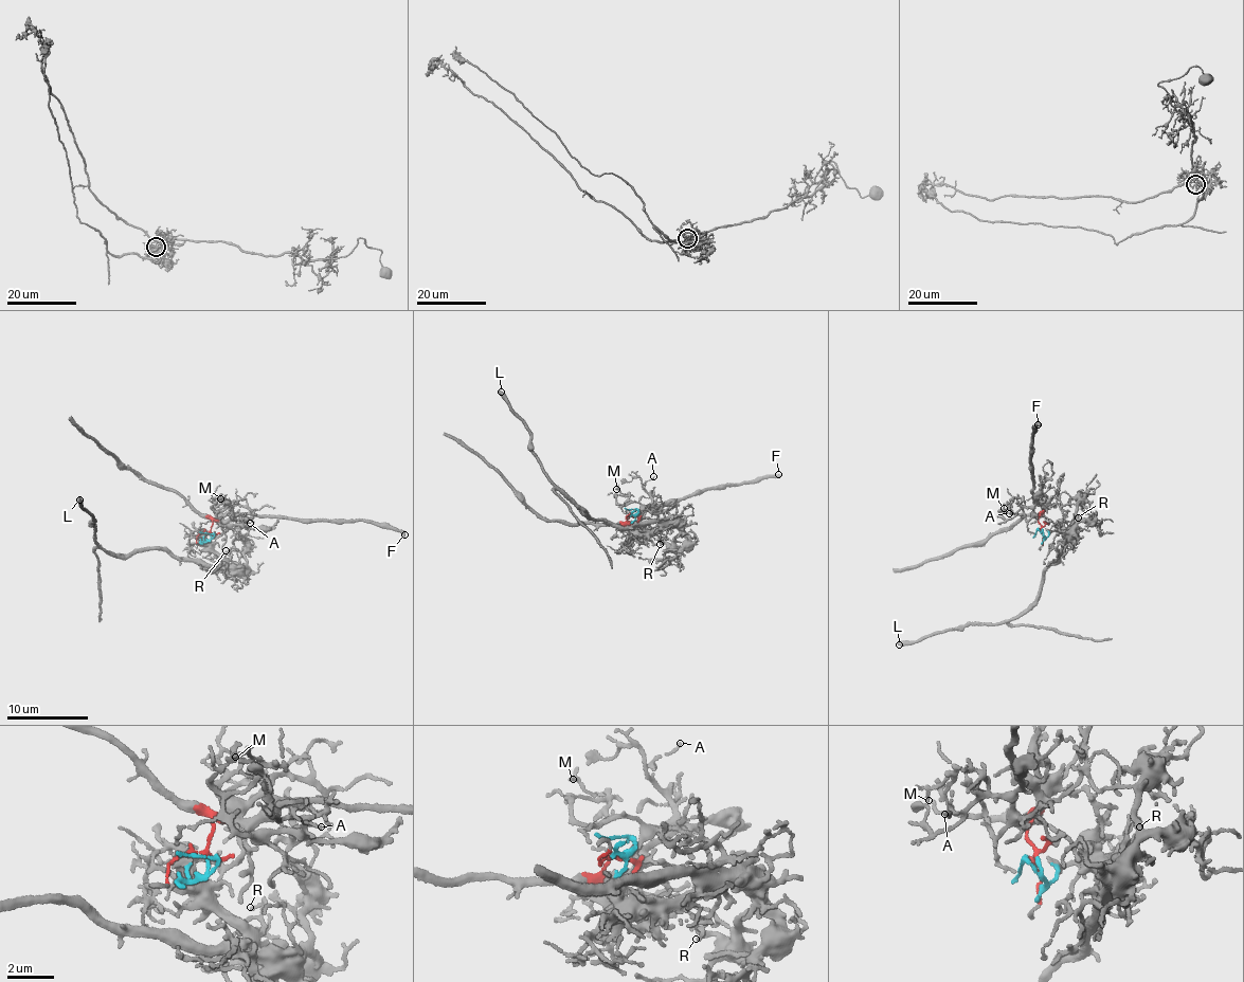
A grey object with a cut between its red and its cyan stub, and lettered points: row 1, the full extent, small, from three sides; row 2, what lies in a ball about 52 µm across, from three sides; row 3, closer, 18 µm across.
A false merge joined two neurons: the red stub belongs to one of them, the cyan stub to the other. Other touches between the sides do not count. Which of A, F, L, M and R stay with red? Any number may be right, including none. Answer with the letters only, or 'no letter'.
A, F, M

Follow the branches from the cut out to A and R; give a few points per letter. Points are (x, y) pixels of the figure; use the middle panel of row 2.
A: (633, 514), (628, 520), (632, 523), (650, 503), (645, 485), (653, 476)
R: (633, 514), (637, 515), (629, 528), (662, 538), (660, 545)

